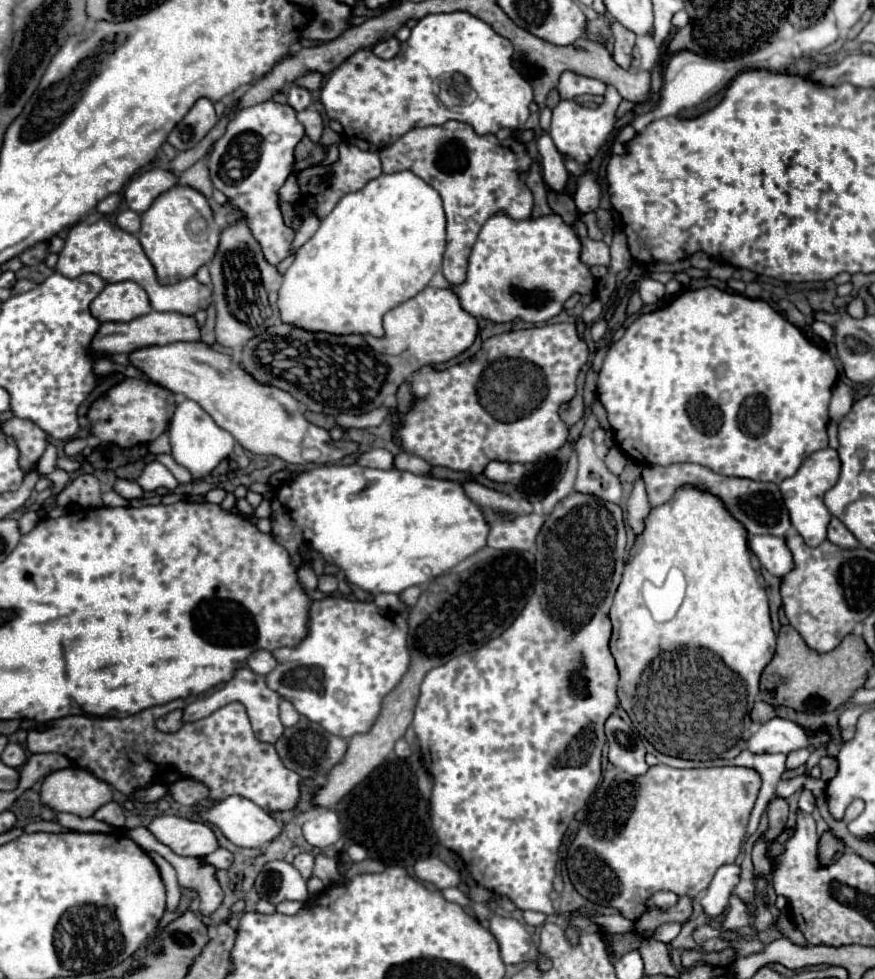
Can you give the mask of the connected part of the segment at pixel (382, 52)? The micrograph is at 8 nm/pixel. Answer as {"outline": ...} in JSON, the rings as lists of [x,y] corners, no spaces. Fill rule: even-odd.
{"outline":[[[390,36],[390,38],[382,40],[382,42],[378,42],[372,50],[374,50],[374,54],[376,54],[378,58],[384,58],[384,60],[394,58],[394,56],[398,54],[398,50],[400,50],[400,40],[394,38],[394,36]]]}

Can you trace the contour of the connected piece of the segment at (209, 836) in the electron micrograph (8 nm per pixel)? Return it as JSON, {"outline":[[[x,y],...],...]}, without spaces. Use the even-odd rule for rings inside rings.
{"outline":[[[158,816],[158,818],[154,818],[154,822],[148,828],[160,842],[170,846],[180,856],[208,856],[220,848],[216,834],[212,832],[212,828],[206,822],[192,822],[182,816]]]}

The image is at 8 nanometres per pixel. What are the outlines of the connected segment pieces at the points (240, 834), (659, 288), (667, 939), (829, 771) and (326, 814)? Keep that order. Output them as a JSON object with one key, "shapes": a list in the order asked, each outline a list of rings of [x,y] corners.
{"shapes":[[[[230,796],[230,798],[224,798],[220,802],[214,802],[214,804],[212,802],[202,802],[200,806],[204,808],[202,818],[212,822],[214,826],[218,826],[222,830],[222,834],[236,846],[260,848],[264,844],[274,842],[282,834],[282,826],[266,810],[262,810],[260,806],[256,806],[254,802],[250,802],[242,796]]],[[[642,280],[638,290],[640,290],[640,298],[644,304],[656,304],[664,296],[664,284],[656,280]]],[[[672,922],[666,923],[656,928],[653,938],[663,943],[670,943],[680,933],[682,925]]],[[[824,756],[822,760],[820,760],[820,770],[822,770],[822,778],[828,782],[828,780],[832,780],[834,776],[836,776],[836,770],[838,770],[838,762],[836,762],[836,758],[832,758],[832,756]]],[[[320,810],[320,812],[316,812],[314,818],[304,822],[302,832],[304,832],[304,838],[308,844],[326,848],[338,840],[340,820],[334,810]]]]}

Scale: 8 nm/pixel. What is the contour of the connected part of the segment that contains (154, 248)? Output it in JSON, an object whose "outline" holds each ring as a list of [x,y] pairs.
{"outline":[[[174,186],[168,192],[160,194],[156,202],[142,214],[142,228],[138,240],[152,262],[160,284],[174,284],[184,278],[190,278],[198,272],[200,266],[208,264],[216,250],[220,230],[212,222],[212,210],[208,200],[190,186]]]}

